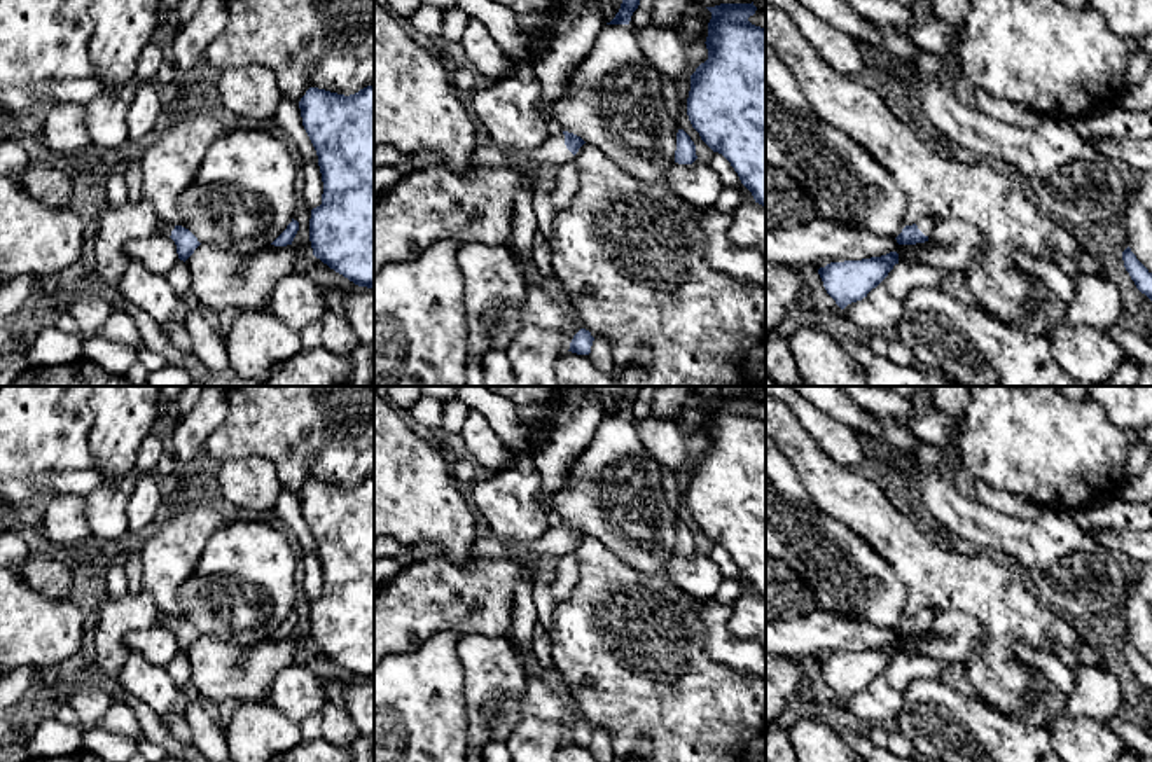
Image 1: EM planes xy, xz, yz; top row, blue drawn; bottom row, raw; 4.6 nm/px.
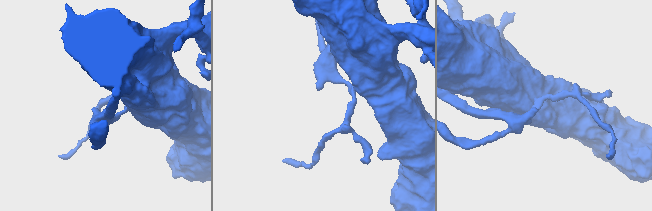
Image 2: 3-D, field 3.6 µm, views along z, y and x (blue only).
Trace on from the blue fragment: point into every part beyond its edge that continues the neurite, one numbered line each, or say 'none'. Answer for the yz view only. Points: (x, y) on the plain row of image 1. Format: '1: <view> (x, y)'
1: yz (925, 617)

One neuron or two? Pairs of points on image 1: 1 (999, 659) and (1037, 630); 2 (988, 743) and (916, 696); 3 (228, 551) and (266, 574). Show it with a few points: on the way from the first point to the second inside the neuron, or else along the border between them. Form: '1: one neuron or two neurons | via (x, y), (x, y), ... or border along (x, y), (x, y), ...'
1: one neuron | via (1002, 647), (1020, 630), (1025, 630)
2: one neuron | via (971, 738), (948, 719), (939, 719), (934, 713)
3: one neuron | via (236, 560), (250, 574), (257, 574)

